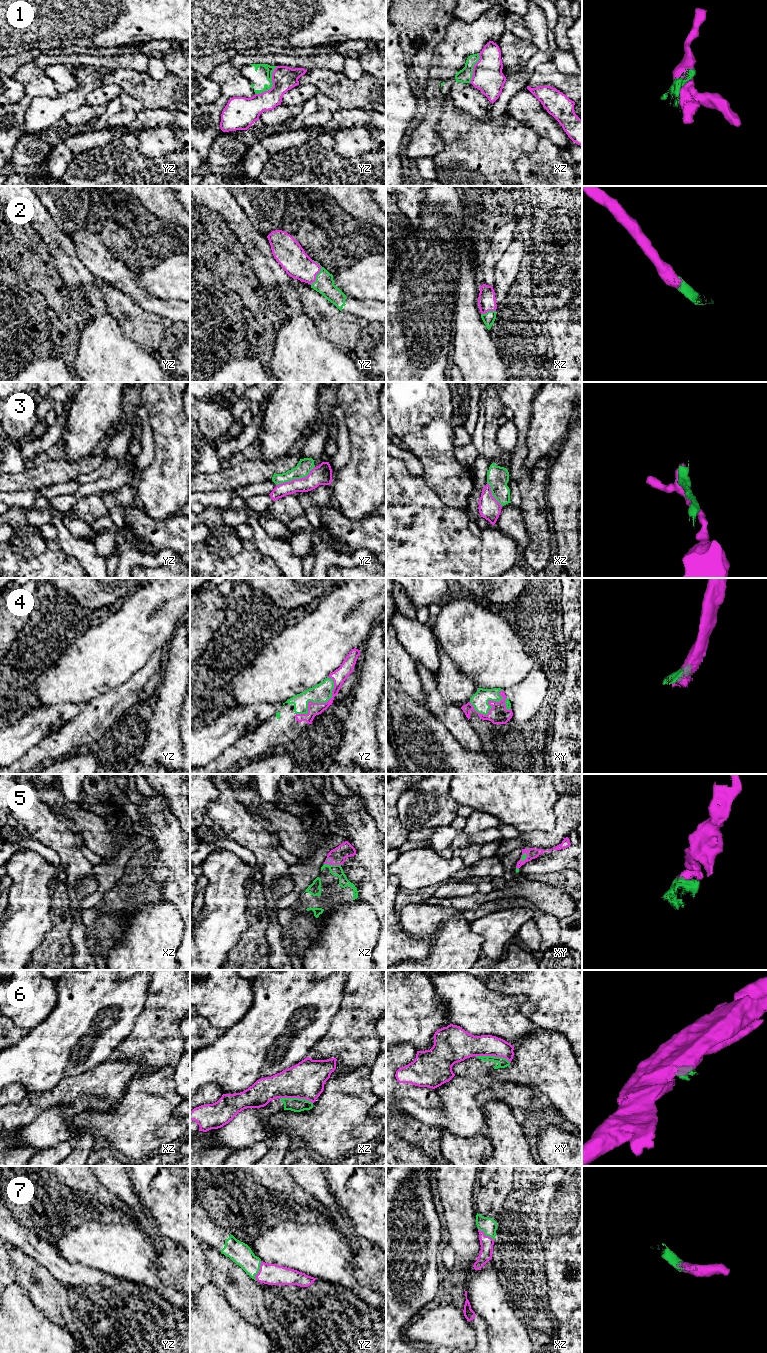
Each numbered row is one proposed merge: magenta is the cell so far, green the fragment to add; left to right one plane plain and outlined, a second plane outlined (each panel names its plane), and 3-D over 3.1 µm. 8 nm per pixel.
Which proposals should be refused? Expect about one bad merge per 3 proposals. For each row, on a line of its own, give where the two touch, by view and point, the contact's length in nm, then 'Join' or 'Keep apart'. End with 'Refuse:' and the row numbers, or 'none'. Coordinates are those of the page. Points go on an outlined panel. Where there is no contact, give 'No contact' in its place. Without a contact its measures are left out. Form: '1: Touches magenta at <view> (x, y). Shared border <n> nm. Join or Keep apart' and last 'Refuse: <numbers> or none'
1: Touches magenta at yz (273, 85). Shared border 300 nm. Keep apart
2: Touches magenta at yz (319, 271). Shared border 200 nm. Join
3: Touches magenta at yz (295, 479). Shared border 340 nm. Keep apart
4: Touches magenta at xy (488, 702). Shared border 340 nm. Join
5: Touches magenta at xz (332, 864). Shared border 140 nm. Join
6: Touches magenta at xy (493, 1055). Shared border 300 nm. Keep apart
7: Touches magenta at yz (259, 1271). Shared border 170 nm. Join
Refuse: 1, 3, 6

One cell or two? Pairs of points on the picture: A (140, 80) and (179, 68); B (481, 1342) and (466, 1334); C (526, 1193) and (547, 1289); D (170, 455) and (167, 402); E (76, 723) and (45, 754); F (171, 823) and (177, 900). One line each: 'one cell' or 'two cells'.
A: two cells
B: two cells
C: one cell
D: one cell
E: one cell
F: one cell

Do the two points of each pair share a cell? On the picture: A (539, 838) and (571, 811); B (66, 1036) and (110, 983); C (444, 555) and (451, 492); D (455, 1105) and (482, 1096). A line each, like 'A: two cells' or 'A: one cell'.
A: one cell
B: one cell
C: two cells
D: two cells

